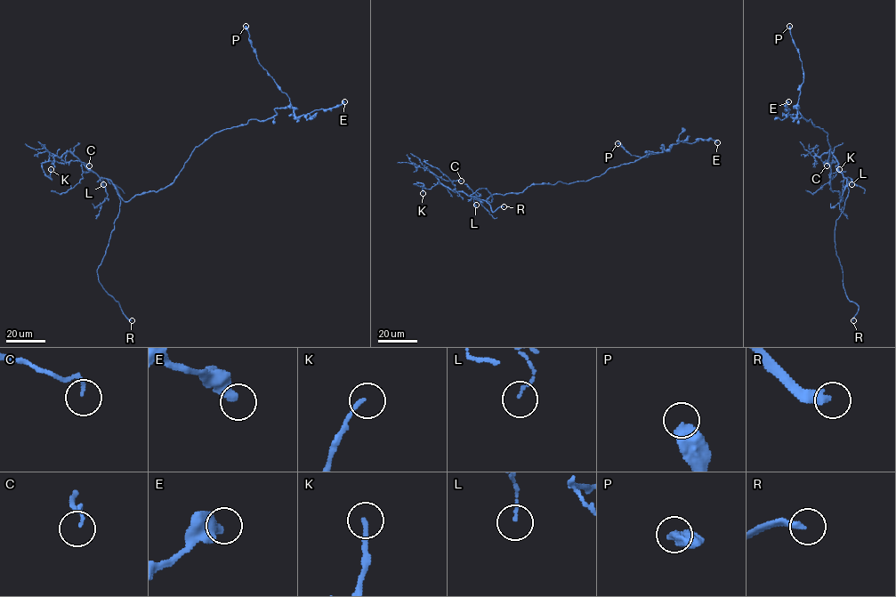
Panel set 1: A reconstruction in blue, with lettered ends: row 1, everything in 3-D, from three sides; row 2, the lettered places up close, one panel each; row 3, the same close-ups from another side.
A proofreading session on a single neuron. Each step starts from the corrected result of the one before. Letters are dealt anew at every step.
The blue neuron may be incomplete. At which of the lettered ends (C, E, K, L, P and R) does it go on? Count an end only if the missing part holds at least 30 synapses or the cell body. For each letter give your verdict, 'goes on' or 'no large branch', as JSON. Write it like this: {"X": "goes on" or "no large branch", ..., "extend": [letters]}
{"C": "no large branch", "E": "no large branch", "K": "no large branch", "L": "no large branch", "P": "no large branch", "R": "goes on", "extend": ["R"]}

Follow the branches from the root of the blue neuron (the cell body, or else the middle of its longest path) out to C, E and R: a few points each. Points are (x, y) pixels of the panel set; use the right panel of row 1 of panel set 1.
C: (831, 173), (830, 189), (839, 192), (840, 201), (846, 179), (830, 151), (820, 157), (827, 165)
E: (831, 173), (827, 133), (804, 118), (798, 106), (793, 118), (785, 108), (788, 101)
R: (831, 173), (830, 189), (840, 201), (849, 189), (835, 240), (846, 296), (859, 307), (853, 320)

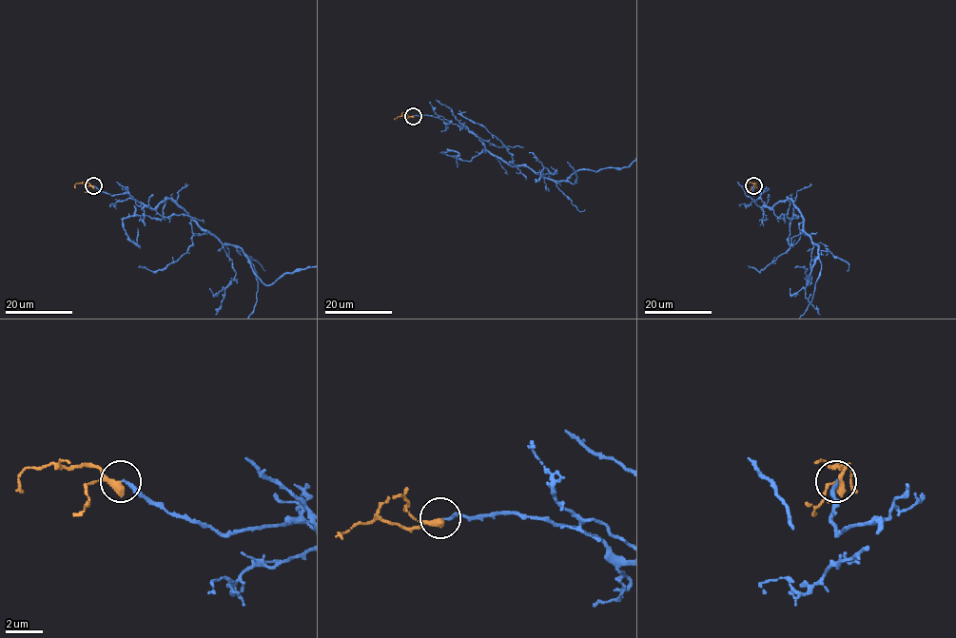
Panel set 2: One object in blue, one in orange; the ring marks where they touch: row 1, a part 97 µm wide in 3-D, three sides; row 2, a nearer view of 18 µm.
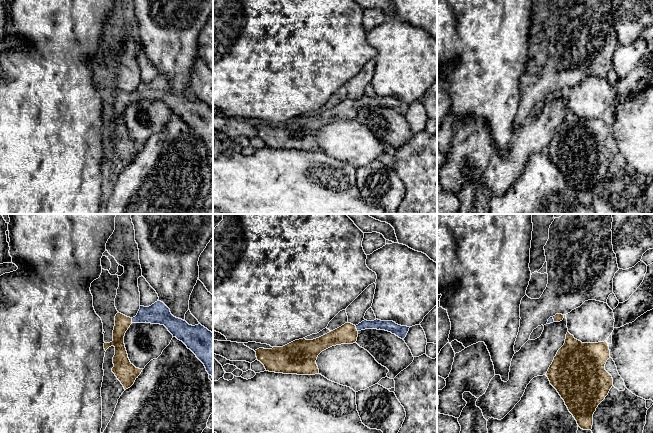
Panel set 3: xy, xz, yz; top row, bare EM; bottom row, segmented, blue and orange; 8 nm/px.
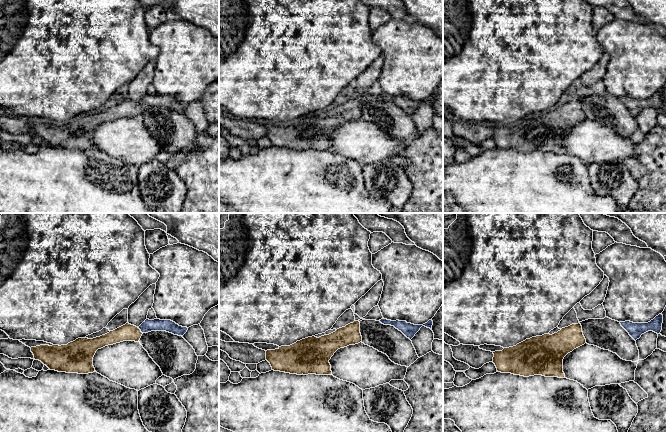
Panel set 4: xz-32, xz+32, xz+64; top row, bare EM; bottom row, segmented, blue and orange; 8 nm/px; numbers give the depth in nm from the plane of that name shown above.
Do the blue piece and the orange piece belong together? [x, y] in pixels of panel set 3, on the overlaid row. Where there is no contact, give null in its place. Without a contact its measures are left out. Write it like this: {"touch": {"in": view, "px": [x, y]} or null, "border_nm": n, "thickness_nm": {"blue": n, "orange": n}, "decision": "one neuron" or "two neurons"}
{"touch": {"in": "xz", "px": [356, 328]}, "border_nm": 50, "thickness_nm": {"blue": 80, "orange": 160}, "decision": "one neuron"}

